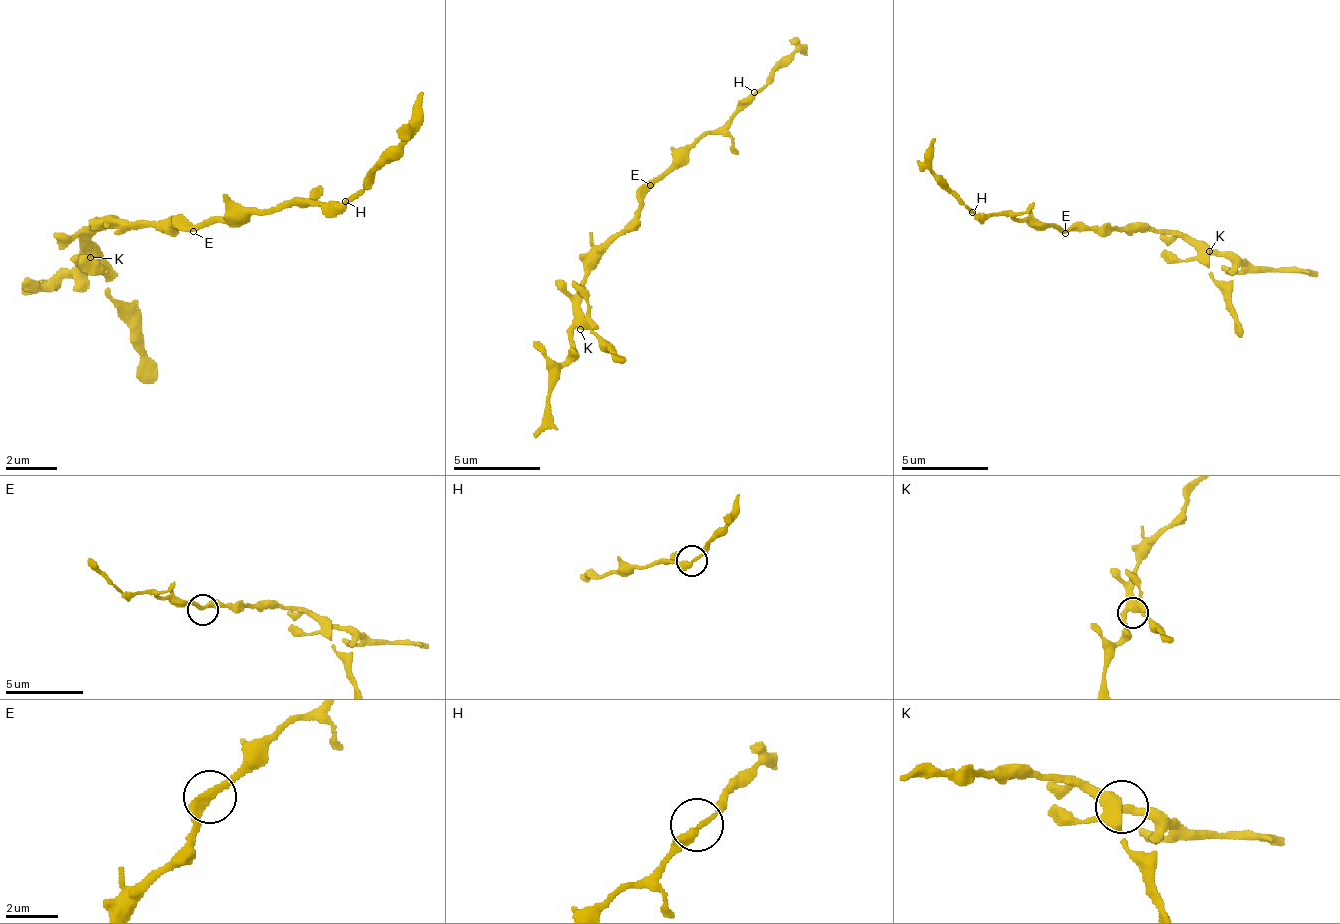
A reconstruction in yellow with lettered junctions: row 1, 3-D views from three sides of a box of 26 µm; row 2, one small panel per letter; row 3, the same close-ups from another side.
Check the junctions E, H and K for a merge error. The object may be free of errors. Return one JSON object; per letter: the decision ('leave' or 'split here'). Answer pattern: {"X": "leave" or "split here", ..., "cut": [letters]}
{"E": "leave", "H": "leave", "K": "leave", "cut": []}

